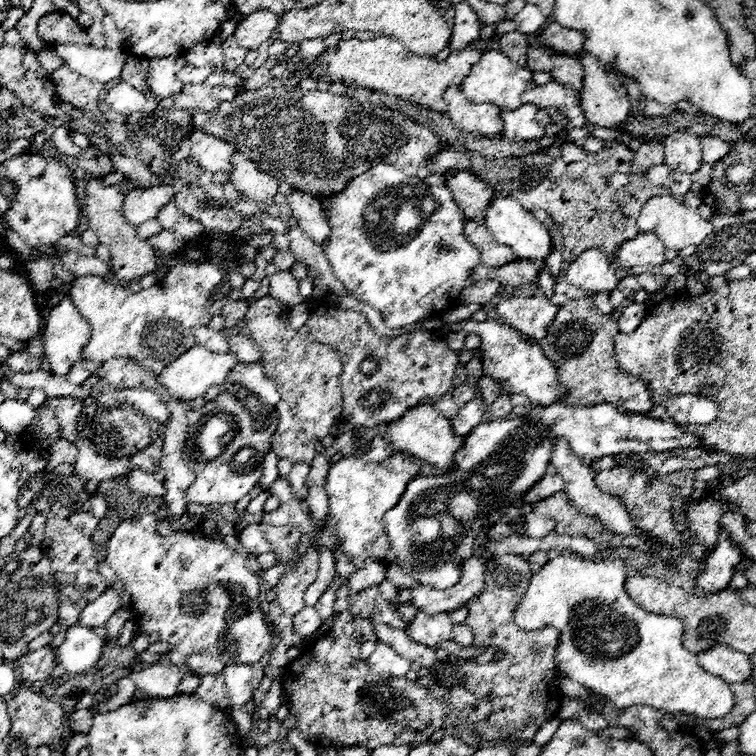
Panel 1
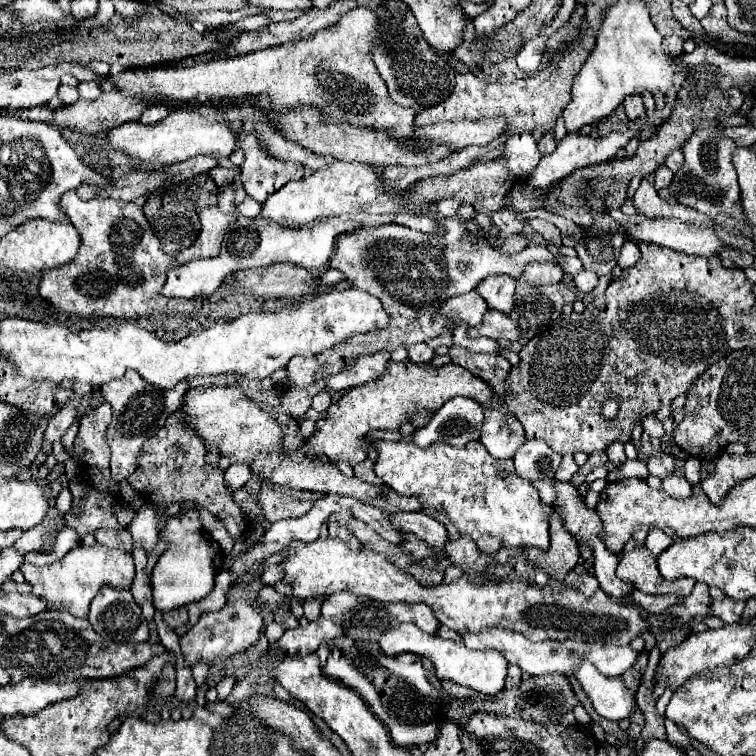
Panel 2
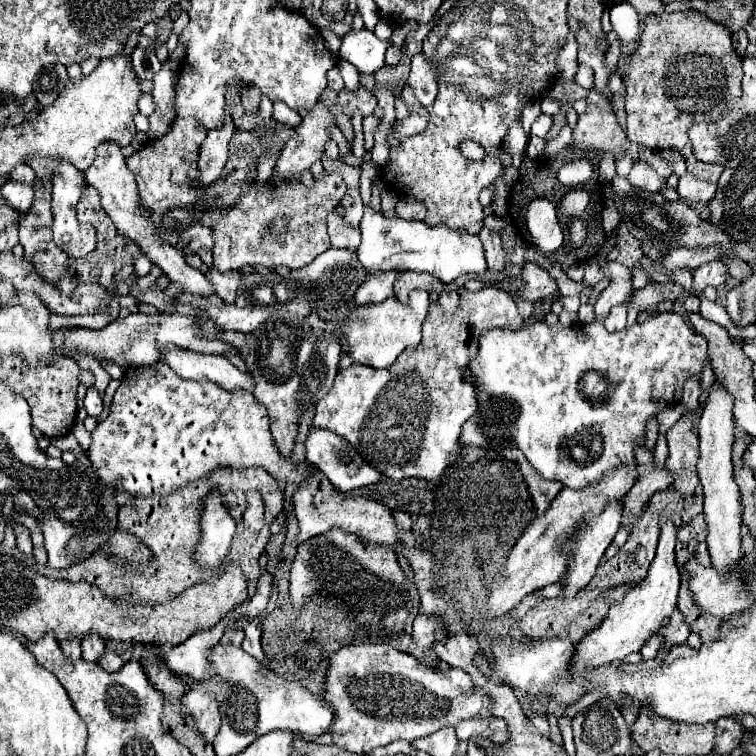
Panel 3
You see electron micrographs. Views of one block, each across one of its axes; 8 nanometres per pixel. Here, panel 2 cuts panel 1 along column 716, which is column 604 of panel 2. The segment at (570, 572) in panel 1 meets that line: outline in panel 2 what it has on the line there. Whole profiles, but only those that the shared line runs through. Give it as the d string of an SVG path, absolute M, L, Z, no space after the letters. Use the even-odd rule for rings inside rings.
M582 662L576 678L602 718L618 722L622 718L628 718L634 710L634 694L624 688L620 678L602 676L590 662Z

